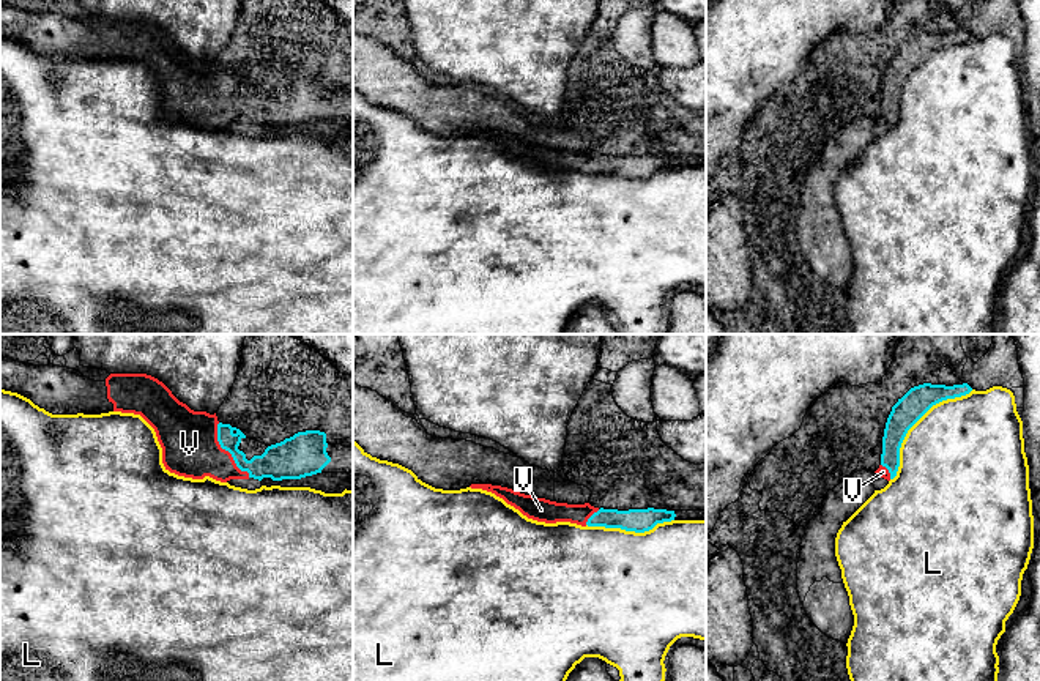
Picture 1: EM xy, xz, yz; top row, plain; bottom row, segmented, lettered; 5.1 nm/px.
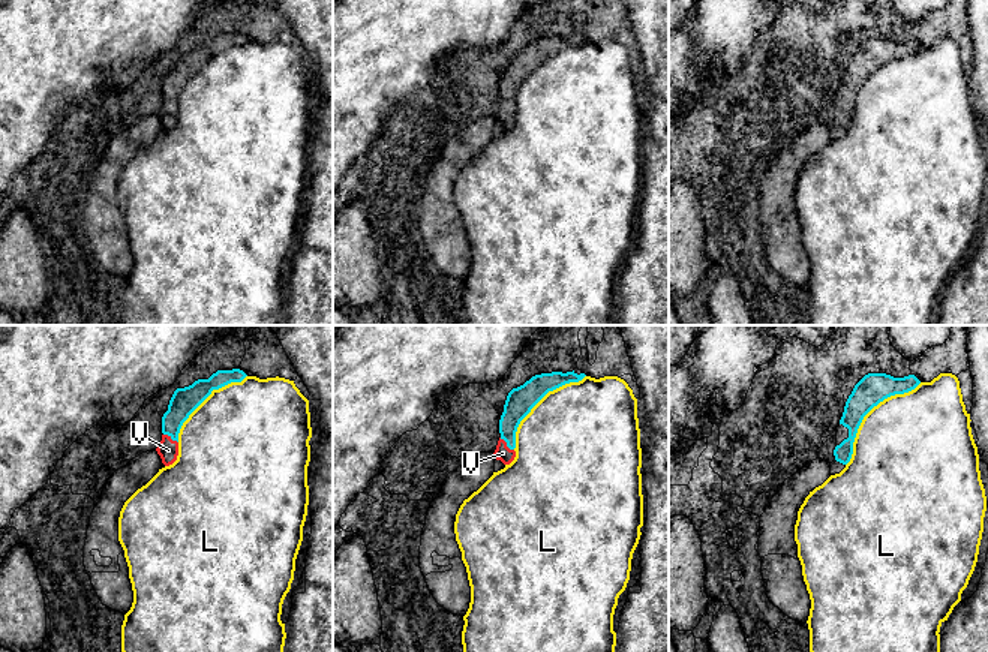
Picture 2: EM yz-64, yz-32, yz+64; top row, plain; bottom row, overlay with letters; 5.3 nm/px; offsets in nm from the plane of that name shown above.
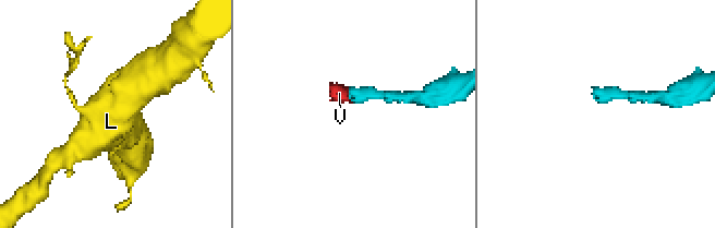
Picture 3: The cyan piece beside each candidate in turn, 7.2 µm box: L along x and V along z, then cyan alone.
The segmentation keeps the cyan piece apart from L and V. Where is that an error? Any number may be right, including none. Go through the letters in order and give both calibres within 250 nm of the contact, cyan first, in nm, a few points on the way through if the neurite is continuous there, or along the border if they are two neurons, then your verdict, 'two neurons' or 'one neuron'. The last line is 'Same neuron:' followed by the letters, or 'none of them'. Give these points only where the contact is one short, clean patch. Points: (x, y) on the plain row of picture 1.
L: 150 nm thick on the cyan side, 500 nm on the other; two neurons
V: 160 nm thick on the cyan side, 280 nm on the other; one neuron
Same neuron: V

